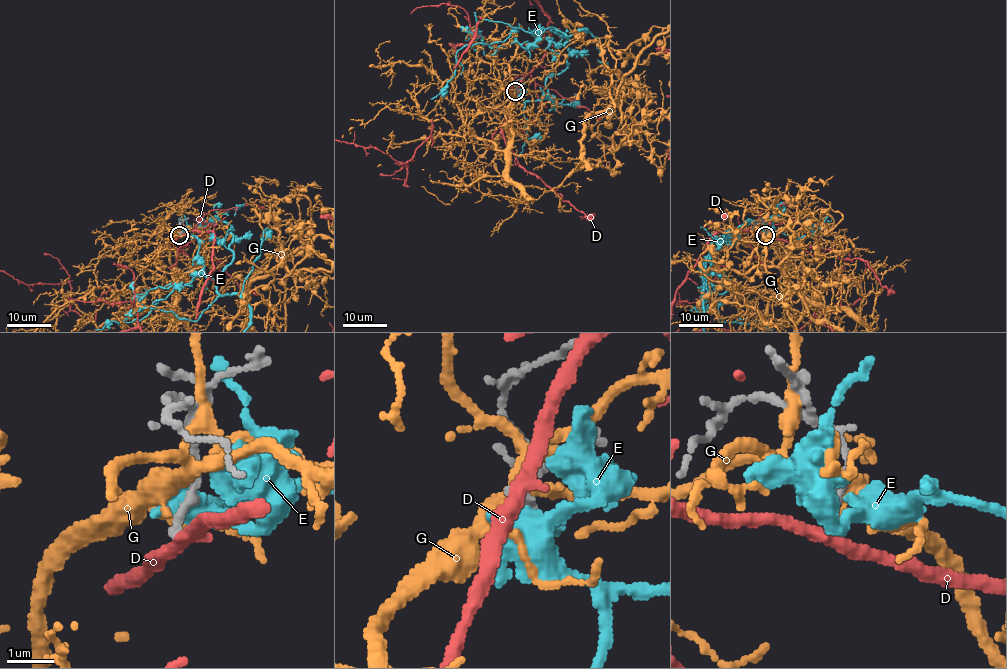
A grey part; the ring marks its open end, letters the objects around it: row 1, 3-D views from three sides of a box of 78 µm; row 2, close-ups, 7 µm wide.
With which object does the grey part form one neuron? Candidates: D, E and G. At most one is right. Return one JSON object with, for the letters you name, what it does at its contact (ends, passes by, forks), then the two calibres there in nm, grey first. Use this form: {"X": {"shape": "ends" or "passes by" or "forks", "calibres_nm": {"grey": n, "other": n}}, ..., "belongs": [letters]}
{"belongs": []}

